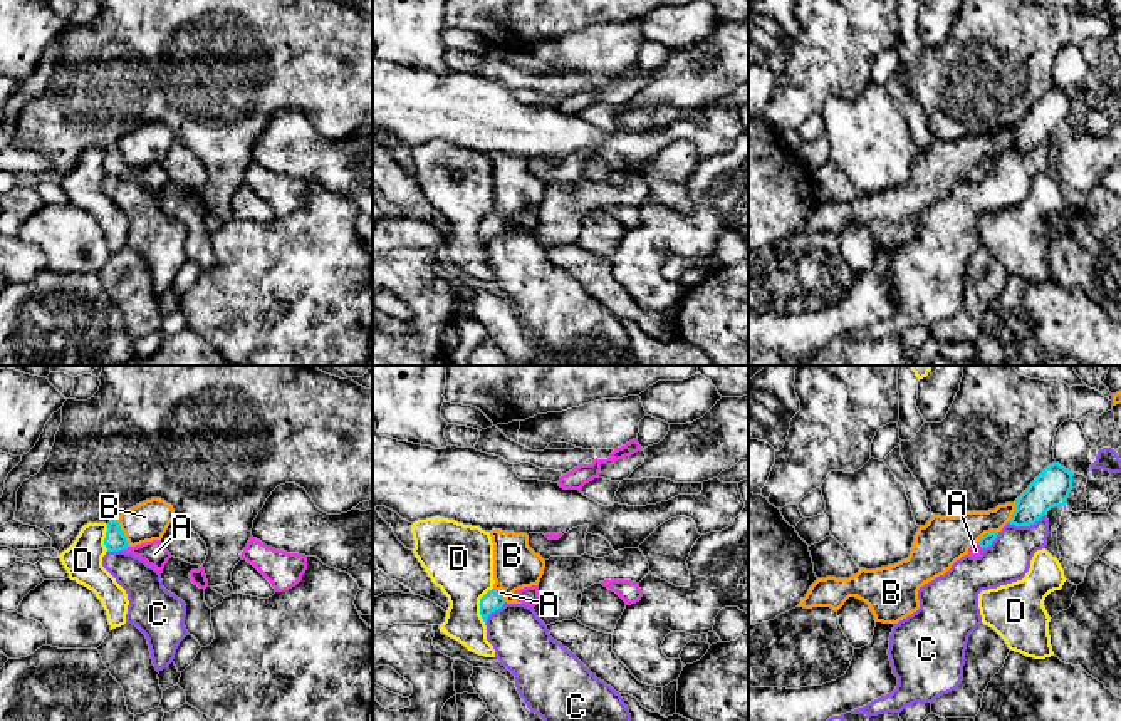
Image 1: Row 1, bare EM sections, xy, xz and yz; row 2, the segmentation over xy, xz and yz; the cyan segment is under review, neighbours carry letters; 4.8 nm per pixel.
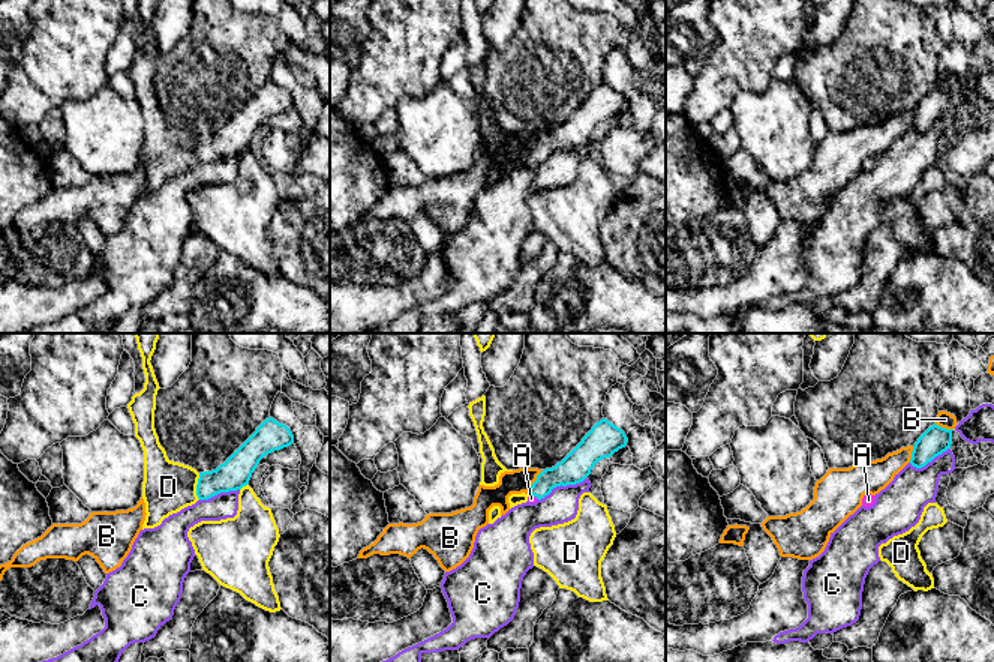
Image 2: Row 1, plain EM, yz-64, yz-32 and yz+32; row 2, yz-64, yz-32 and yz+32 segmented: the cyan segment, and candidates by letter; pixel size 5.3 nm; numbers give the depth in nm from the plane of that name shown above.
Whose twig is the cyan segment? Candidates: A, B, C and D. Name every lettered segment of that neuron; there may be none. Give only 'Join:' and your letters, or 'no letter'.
Join: A

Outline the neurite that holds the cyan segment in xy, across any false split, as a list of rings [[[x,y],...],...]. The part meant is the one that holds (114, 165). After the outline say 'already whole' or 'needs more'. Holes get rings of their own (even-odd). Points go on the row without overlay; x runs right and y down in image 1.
[[[112,144],[107,148],[107,156],[104,163],[104,169],[107,176],[126,176],[139,181],[148,189],[154,191],[159,198],[163,198],[164,189],[171,183],[171,178],[166,174],[166,171],[161,168],[161,164],[146,166],[136,171],[131,171],[117,148],[117,144]]]; needs more

